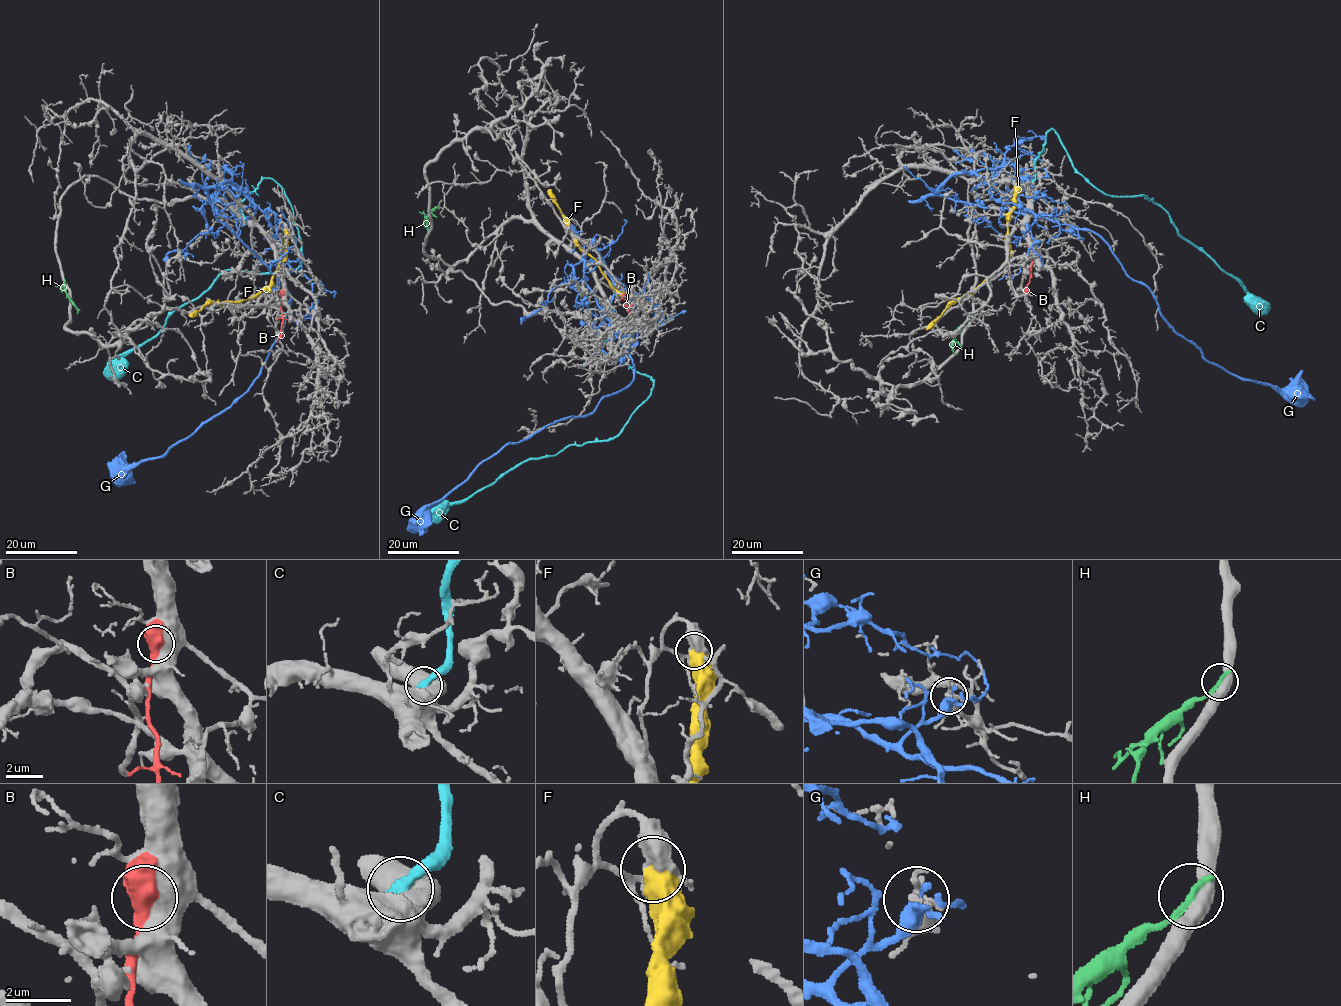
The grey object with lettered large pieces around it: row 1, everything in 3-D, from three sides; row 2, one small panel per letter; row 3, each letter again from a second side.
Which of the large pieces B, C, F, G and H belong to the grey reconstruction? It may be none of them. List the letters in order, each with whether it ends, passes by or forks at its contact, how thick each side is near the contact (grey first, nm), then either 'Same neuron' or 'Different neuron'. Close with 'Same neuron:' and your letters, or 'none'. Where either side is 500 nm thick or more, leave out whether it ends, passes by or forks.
B: Thickness 800 nm (grey) against 550 nm. Different neuron
C: Thickness 750 nm (grey) against 400 nm. Same neuron
F: Thickness 320 nm (grey) against 800 nm. Different neuron
G: Thickness 170 nm (grey) against 550 nm. Different neuron
H: It ends there. Thickness 460 nm (grey) against 240 nm. Different neuron
Same neuron: C

